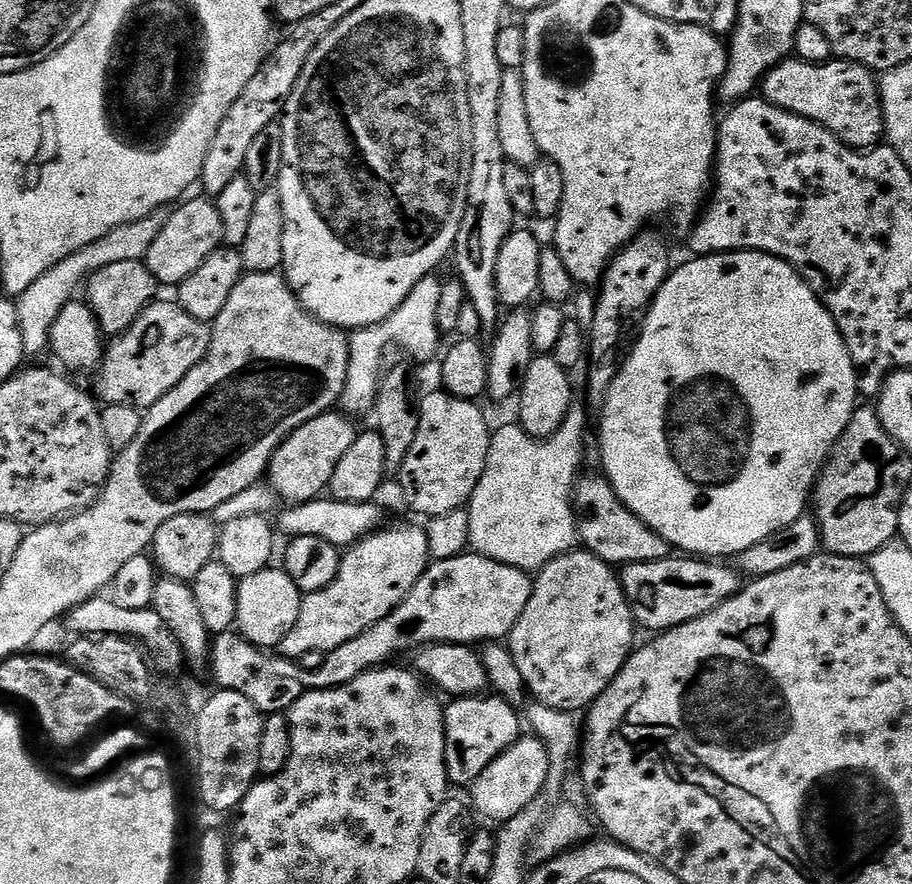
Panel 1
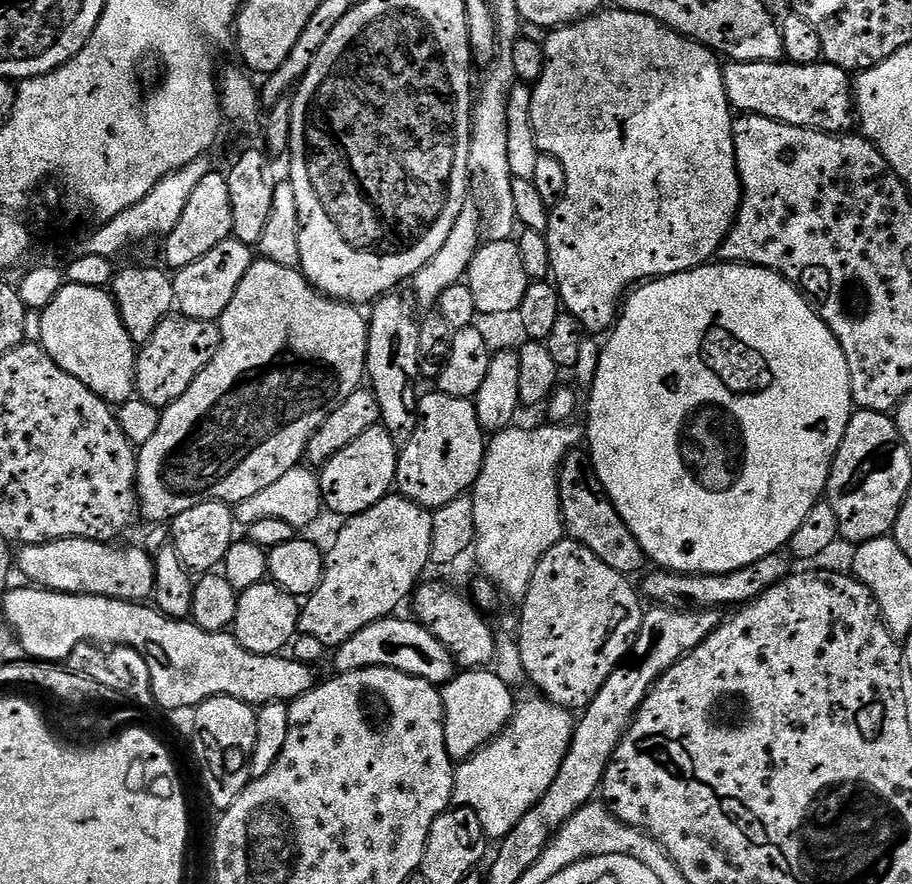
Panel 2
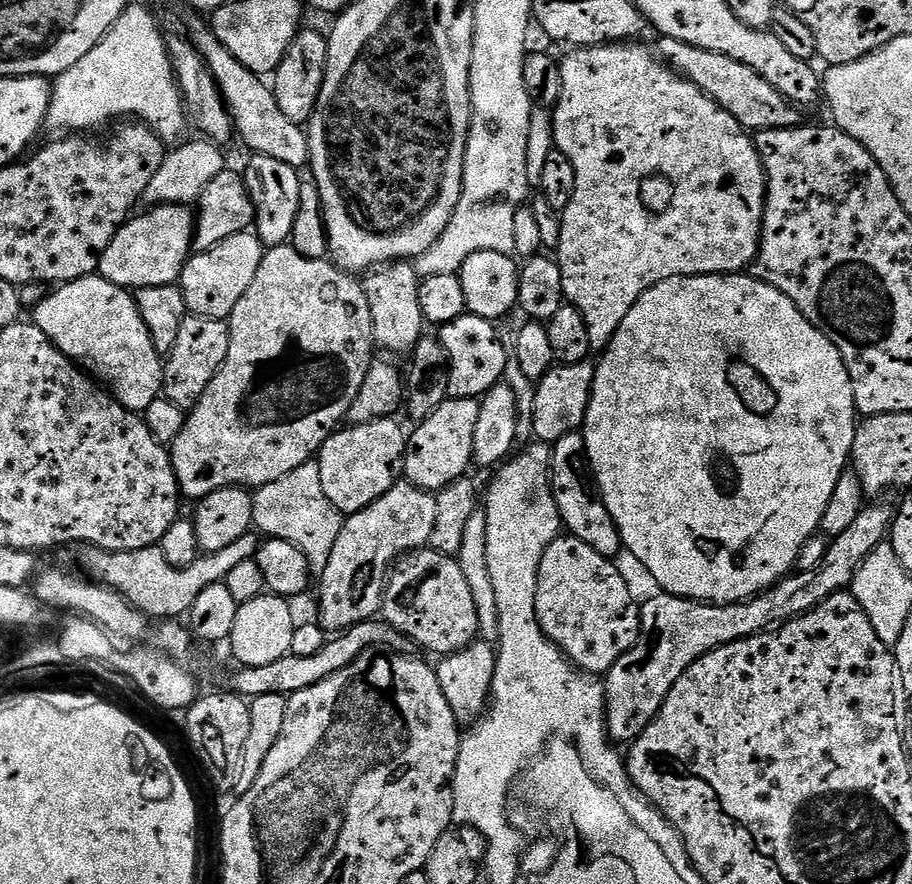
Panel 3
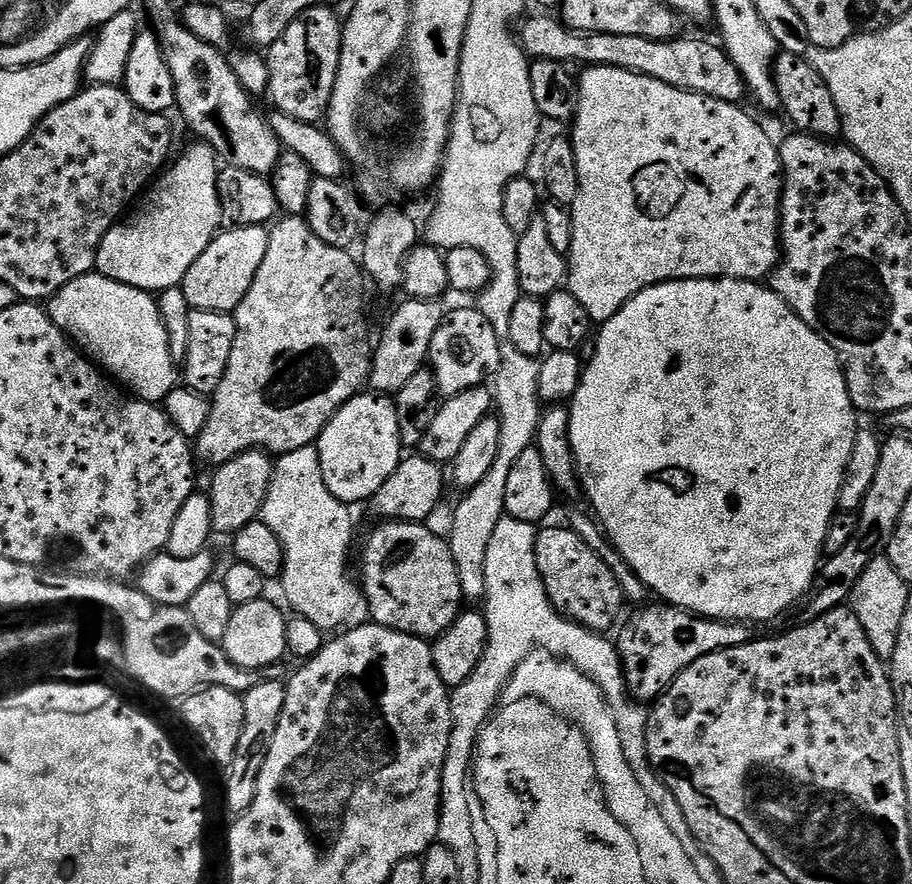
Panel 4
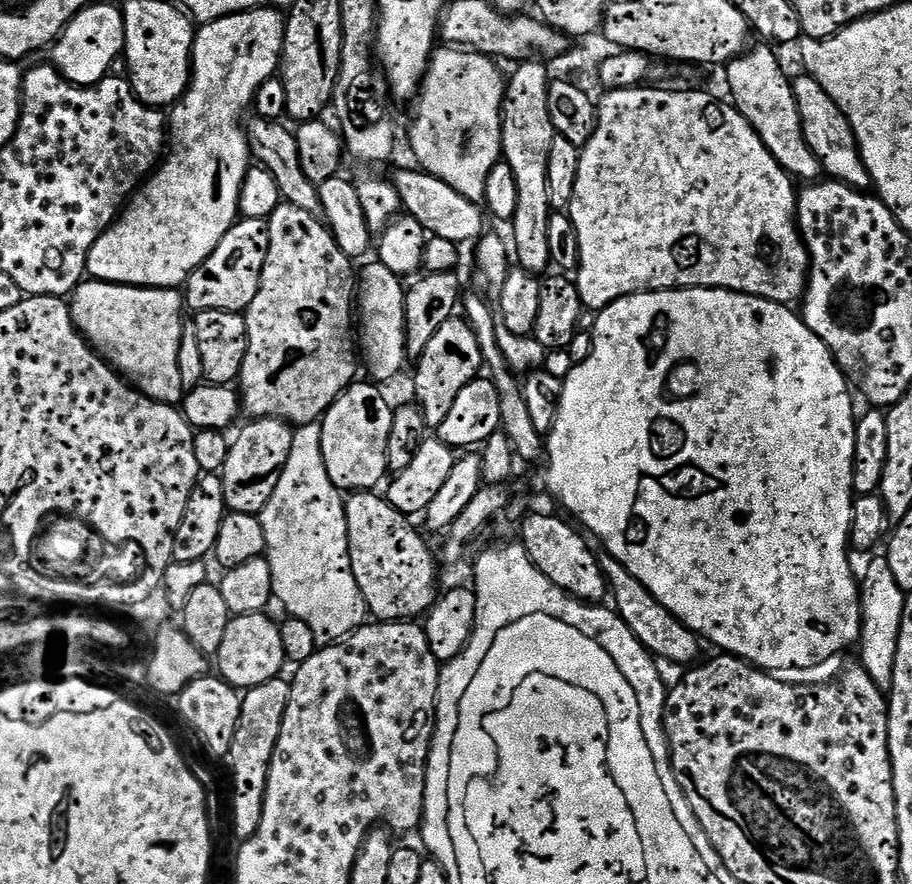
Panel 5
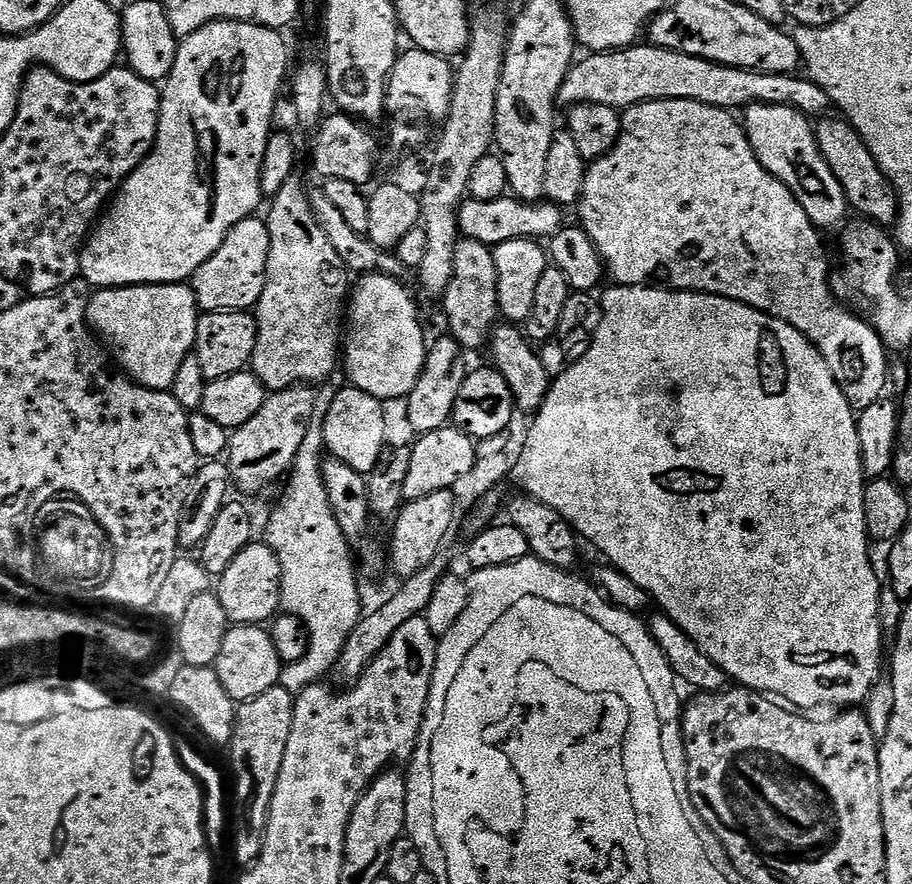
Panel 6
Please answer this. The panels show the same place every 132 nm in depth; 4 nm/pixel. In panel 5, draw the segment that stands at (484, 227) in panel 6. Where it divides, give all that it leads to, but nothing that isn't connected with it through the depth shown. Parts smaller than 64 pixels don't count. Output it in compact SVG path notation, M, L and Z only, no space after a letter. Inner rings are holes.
M400 168L390 176L393 186L402 198L407 215L422 222L424 231L429 237L446 238L446 242L454 242L461 246L467 245L467 240L479 241L486 232L485 209L477 201L458 194L458 190L454 190L452 186L432 176L429 172L412 168Z

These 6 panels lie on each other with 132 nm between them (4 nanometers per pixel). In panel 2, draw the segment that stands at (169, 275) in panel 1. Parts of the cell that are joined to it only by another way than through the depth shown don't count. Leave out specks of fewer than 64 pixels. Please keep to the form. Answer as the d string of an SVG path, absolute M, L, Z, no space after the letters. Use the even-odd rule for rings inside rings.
M213 170L206 174L206 178L202 178L202 183L194 189L194 194L190 194L190 202L186 202L186 210L182 213L182 218L178 218L178 226L174 226L174 230L170 230L170 234L163 237L163 263L169 269L179 270L190 266L190 262L198 262L198 258L214 250L218 242L229 240L233 226L234 206L231 205L228 177L223 171Z

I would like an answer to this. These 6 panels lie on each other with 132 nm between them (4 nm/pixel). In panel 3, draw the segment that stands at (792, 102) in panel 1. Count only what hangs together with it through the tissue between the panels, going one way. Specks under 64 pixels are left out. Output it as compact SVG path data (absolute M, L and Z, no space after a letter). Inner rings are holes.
M660 36L657 41L654 48L659 59L663 60L673 72L679 72L685 80L701 88L745 130L758 133L771 128L794 128L801 123L801 109L790 103L782 94L778 94L778 90L774 90L774 86L770 86L770 82L766 82L766 78L762 78L758 70L734 58L726 58L726 54L721 52L690 46L690 42L678 42L678 38Z

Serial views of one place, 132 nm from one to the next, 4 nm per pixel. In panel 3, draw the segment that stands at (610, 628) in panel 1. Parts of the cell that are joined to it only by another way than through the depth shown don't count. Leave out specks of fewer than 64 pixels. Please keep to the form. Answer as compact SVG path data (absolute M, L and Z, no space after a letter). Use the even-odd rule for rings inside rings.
M561 534L546 546L538 566L534 598L536 620L545 636L584 674L607 674L618 657L626 654L640 636L640 604L632 597L627 578L612 564L615 563L609 557L598 554L598 550L586 546L586 542L570 534Z

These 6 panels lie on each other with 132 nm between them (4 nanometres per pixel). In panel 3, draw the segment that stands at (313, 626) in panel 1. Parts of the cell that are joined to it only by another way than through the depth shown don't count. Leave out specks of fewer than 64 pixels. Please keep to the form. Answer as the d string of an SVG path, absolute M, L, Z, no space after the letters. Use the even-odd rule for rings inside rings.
M398 482L390 490L386 490L386 494L382 494L382 498L378 498L374 502L370 502L370 506L366 506L362 510L351 513L345 519L342 530L338 534L338 542L334 542L334 550L330 550L328 561L326 562L326 570L318 573L318 584L320 580L320 617L318 623L321 628L329 633L336 634L341 630L347 630L354 624L360 624L363 620L371 620L380 612L380 603L384 600L384 581L388 579L388 573L397 559L410 552L416 547L423 547L429 543L434 529L434 522L437 519L436 497L433 493L425 492L423 488L417 488L416 485L407 482Z

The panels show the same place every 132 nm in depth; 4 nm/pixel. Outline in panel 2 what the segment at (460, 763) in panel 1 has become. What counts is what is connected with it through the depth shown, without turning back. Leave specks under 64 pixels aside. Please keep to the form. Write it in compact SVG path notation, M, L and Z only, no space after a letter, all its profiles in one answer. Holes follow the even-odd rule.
M460 670L456 677L440 688L440 697L444 707L444 733L446 734L446 750L453 762L463 762L475 755L480 749L496 740L512 721L512 713L518 704L514 699L513 689L508 688L501 678L492 670Z

